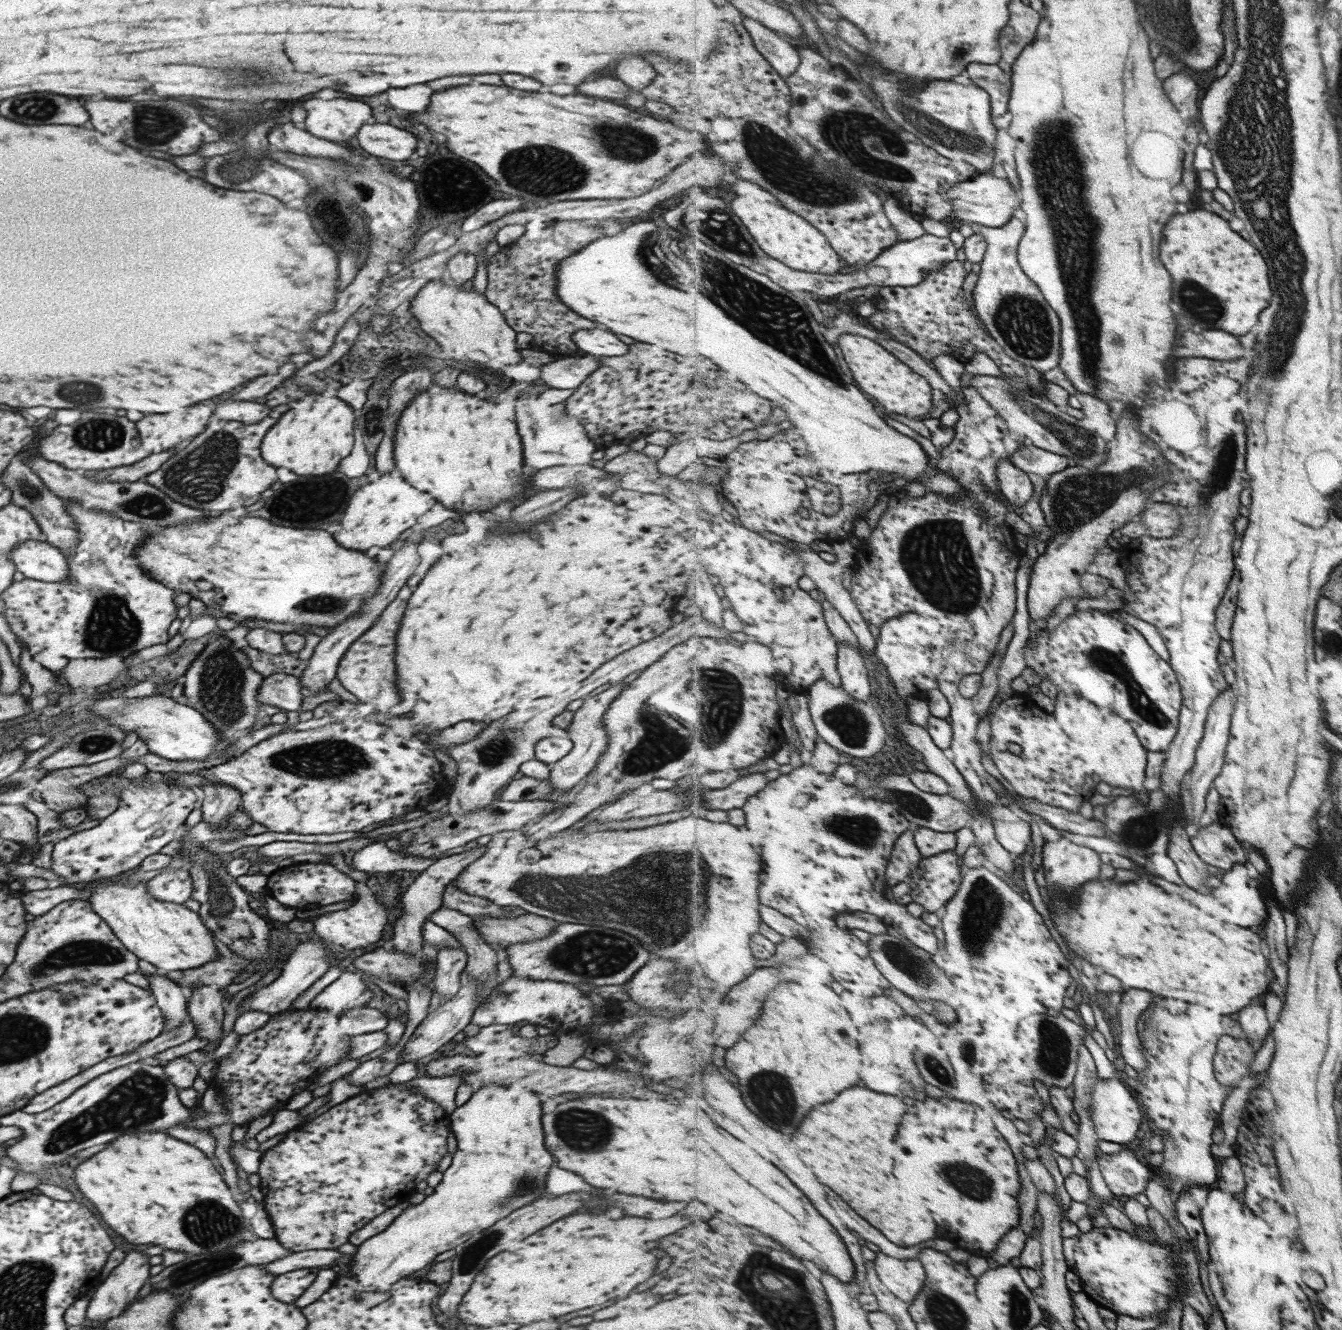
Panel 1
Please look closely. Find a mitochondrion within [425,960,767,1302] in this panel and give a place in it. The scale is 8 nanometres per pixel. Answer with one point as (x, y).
(584, 1130)

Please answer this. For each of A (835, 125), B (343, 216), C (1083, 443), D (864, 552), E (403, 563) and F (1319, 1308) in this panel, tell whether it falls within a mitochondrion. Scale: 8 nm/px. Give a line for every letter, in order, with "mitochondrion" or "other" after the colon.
A: mitochondrion
B: mitochondrion
C: mitochondrion
D: other
E: other
F: other

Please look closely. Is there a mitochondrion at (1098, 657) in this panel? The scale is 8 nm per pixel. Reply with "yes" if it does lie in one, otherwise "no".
yes

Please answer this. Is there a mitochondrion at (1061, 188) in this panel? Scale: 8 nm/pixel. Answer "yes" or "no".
yes

